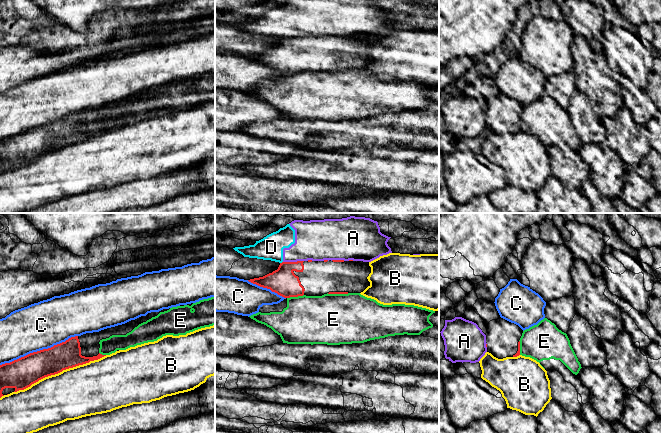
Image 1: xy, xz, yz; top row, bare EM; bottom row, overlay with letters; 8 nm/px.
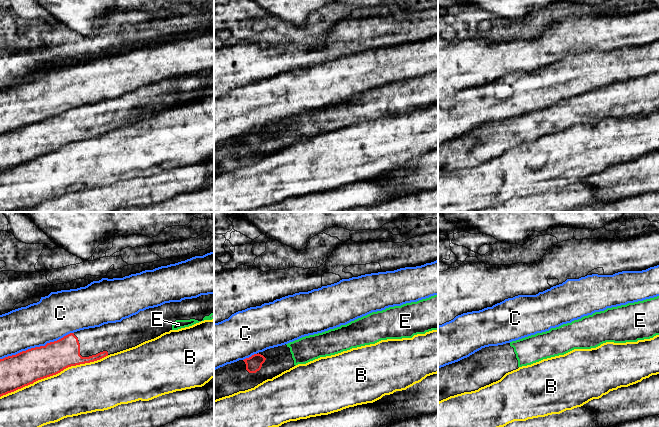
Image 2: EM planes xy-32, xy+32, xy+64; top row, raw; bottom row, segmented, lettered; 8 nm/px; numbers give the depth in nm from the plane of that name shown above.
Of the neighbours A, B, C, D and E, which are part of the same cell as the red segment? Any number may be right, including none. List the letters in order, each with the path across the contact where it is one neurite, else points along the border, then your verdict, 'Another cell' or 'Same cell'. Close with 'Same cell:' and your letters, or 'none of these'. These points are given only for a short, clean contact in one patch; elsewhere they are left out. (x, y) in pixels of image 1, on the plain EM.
A: Another cell
B: Another cell
C: Another cell
D: Another cell
E: Boundary: xz (303, 70), (287, 74). Another cell
Same cell: none of these

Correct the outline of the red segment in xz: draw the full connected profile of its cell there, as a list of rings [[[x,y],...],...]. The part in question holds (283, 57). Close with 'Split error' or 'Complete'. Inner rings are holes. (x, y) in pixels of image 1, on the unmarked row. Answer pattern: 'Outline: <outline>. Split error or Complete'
Outline: [[[324,36],[324,37],[297,37],[282,38],[277,46],[263,53],[248,56],[260,63],[270,65],[284,74],[298,72],[322,72],[324,70],[361,69],[370,58],[367,53],[371,49],[369,38]]]. Split error

